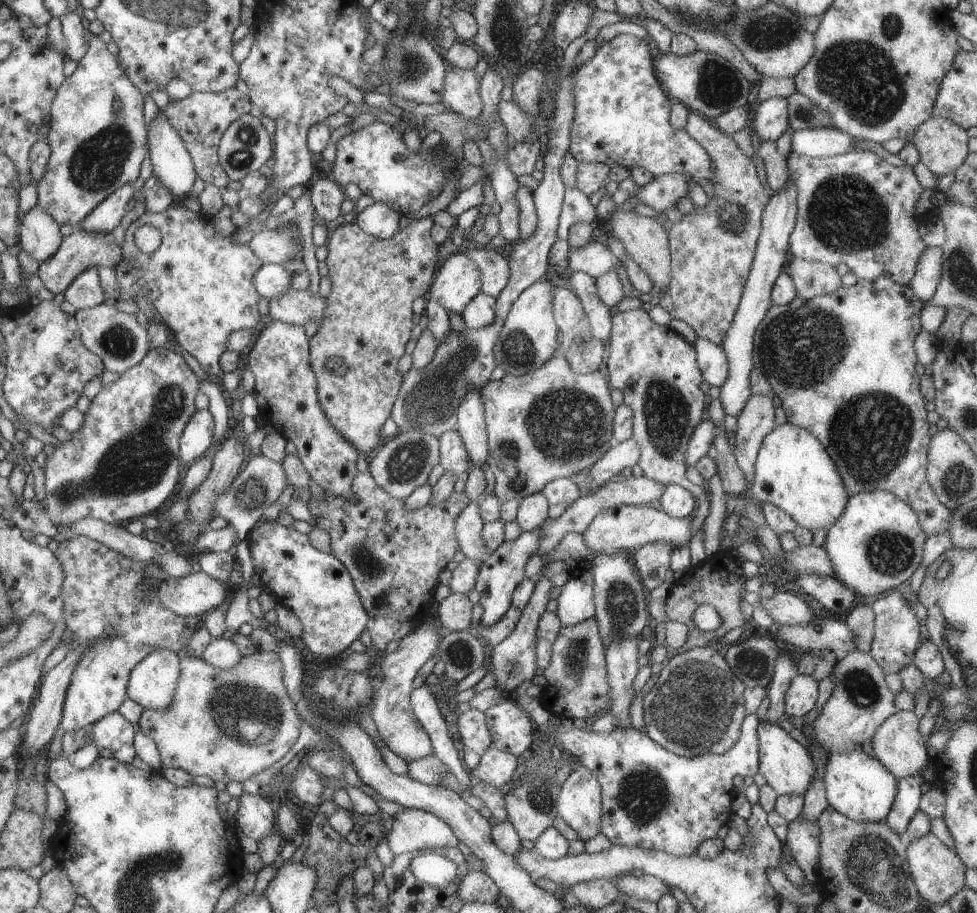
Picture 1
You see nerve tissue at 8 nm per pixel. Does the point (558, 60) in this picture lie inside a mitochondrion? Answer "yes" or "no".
no

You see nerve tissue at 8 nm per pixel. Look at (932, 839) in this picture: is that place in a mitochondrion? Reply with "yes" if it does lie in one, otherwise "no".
no

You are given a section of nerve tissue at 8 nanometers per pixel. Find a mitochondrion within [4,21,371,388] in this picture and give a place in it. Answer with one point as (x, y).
(98, 162)

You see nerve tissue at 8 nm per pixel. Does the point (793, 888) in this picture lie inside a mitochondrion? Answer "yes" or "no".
no

